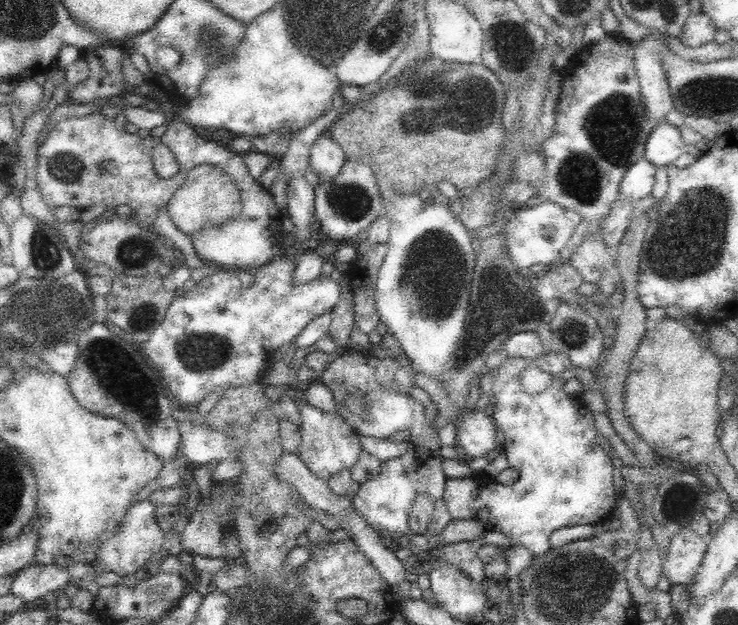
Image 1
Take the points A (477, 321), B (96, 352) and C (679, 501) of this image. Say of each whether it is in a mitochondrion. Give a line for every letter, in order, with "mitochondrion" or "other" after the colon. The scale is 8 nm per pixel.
A: mitochondrion
B: mitochondrion
C: mitochondrion

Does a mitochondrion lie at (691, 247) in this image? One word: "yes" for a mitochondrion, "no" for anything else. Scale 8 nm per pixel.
yes

